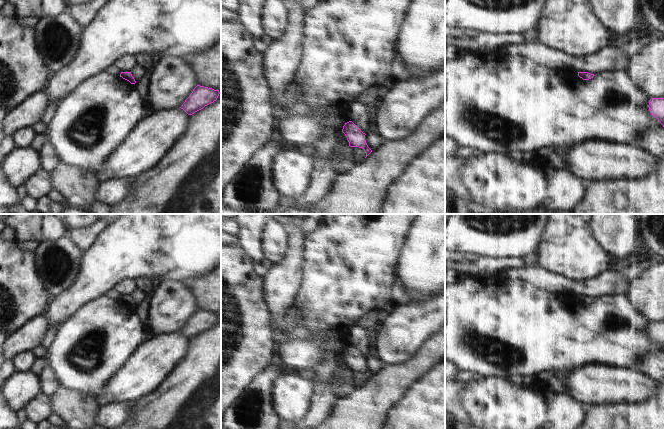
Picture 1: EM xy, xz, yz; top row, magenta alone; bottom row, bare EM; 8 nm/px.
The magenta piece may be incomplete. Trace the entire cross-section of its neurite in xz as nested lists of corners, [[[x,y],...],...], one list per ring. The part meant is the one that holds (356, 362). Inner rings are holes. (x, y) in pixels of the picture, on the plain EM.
[[[352,345],[345,347],[342,356],[345,358],[350,371],[359,371],[366,376],[366,381],[372,376],[365,364],[363,357]]]

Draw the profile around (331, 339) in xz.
[[[304,327],[292,329],[287,333],[290,340],[308,340],[318,339],[322,344],[326,344],[336,354],[342,355],[345,346],[341,343],[340,337],[337,332],[310,332]]]

